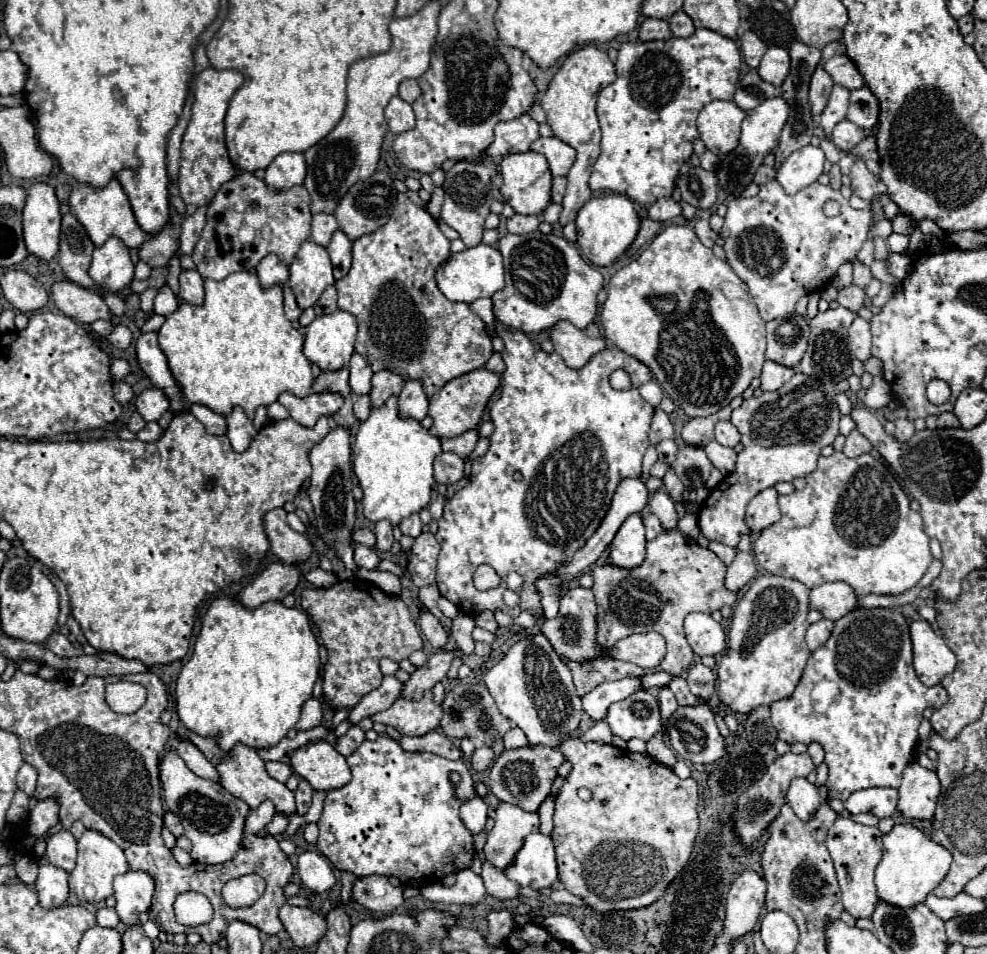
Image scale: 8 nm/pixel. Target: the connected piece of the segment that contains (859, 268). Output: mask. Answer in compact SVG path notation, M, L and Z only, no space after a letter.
M853 261L853 281L855 281L855 285L865 289L871 283L871 279L873 279L871 267L863 265L861 261Z

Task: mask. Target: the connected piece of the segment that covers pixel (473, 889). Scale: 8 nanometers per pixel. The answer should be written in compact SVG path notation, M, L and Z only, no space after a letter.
M469 869L457 871L457 883L453 887L443 887L439 883L425 885L419 893L437 903L455 903L455 905L475 905L485 897L485 887L479 875Z

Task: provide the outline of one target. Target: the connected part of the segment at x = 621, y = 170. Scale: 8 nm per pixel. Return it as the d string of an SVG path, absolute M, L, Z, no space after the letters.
M695 29L695 33L691 37L685 37L685 39L679 39L679 37L671 37L667 41L627 41L619 47L619 55L617 55L617 61L615 61L615 67L617 67L617 81L607 85L601 93L599 93L599 99L597 99L597 117L599 117L599 125L603 137L601 137L600 147L601 153L599 159L595 161L593 165L593 173L591 173L591 179L589 179L589 189L591 191L599 191L599 189L611 189L611 191L617 191L621 195L627 195L629 199L641 203L641 205L651 205L653 201L657 201L659 197L667 197L671 195L673 191L673 183L675 183L675 177L681 169L683 163L689 161L689 157L693 155L693 141L699 139L699 131L697 131L697 115L699 111L709 103L709 101L715 101L715 99L733 99L733 93L735 93L735 85L739 81L739 71L741 71L741 55L739 55L739 49L735 45L733 39L729 37L723 37L711 29Z

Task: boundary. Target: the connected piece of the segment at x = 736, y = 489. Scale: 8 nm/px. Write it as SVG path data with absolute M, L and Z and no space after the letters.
M795 373L791 381L787 381L781 389L773 393L763 393L759 397L745 399L739 409L733 411L731 423L739 429L741 433L741 445L743 451L737 457L737 467L731 475L727 475L715 489L709 493L707 501L699 509L699 525L701 533L709 541L721 541L729 547L737 547L739 535L749 533L745 527L745 505L763 489L773 487L775 483L781 481L793 481L795 477L805 477L817 469L817 459L821 455L821 449L825 445L831 445L833 439L839 435L839 407L835 399L823 391L821 383L815 381L813 377L807 377L803 373Z

